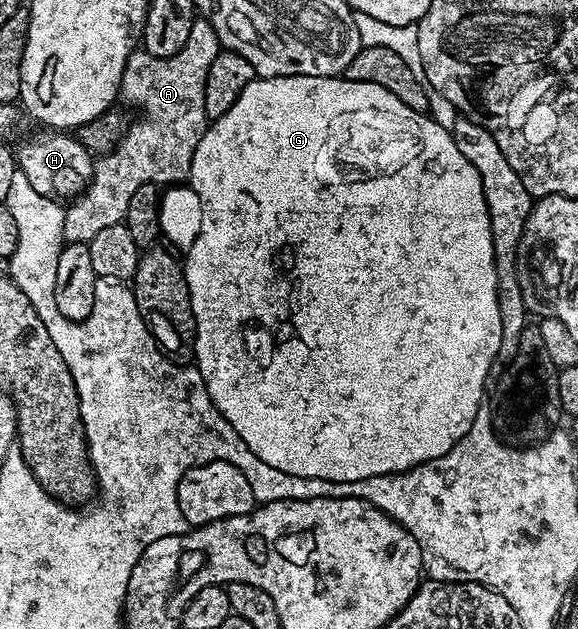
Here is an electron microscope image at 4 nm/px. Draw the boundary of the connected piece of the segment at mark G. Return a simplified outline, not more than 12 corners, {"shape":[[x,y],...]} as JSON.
{"shape":[[370,81],[206,128],[195,367],[405,469],[503,339],[483,183]]}

